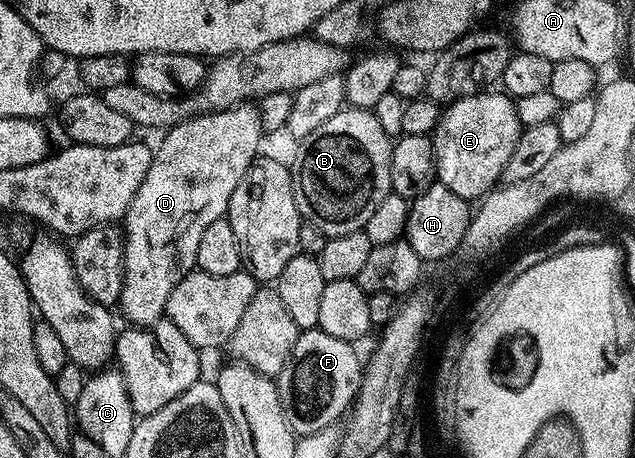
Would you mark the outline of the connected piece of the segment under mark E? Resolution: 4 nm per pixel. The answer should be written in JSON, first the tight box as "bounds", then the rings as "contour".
{"bounds":[432,90,522,202],"contour":[[[481,90],[475,96],[464,96],[447,105],[440,117],[440,125],[437,126],[432,136],[432,145],[436,151],[437,181],[450,190],[454,190],[454,194],[458,194],[463,200],[469,202],[487,196],[497,187],[498,181],[504,175],[506,162],[510,162],[516,149],[516,143],[520,141],[522,131],[522,123],[516,113],[513,97],[500,90],[488,91],[492,90]]]}

